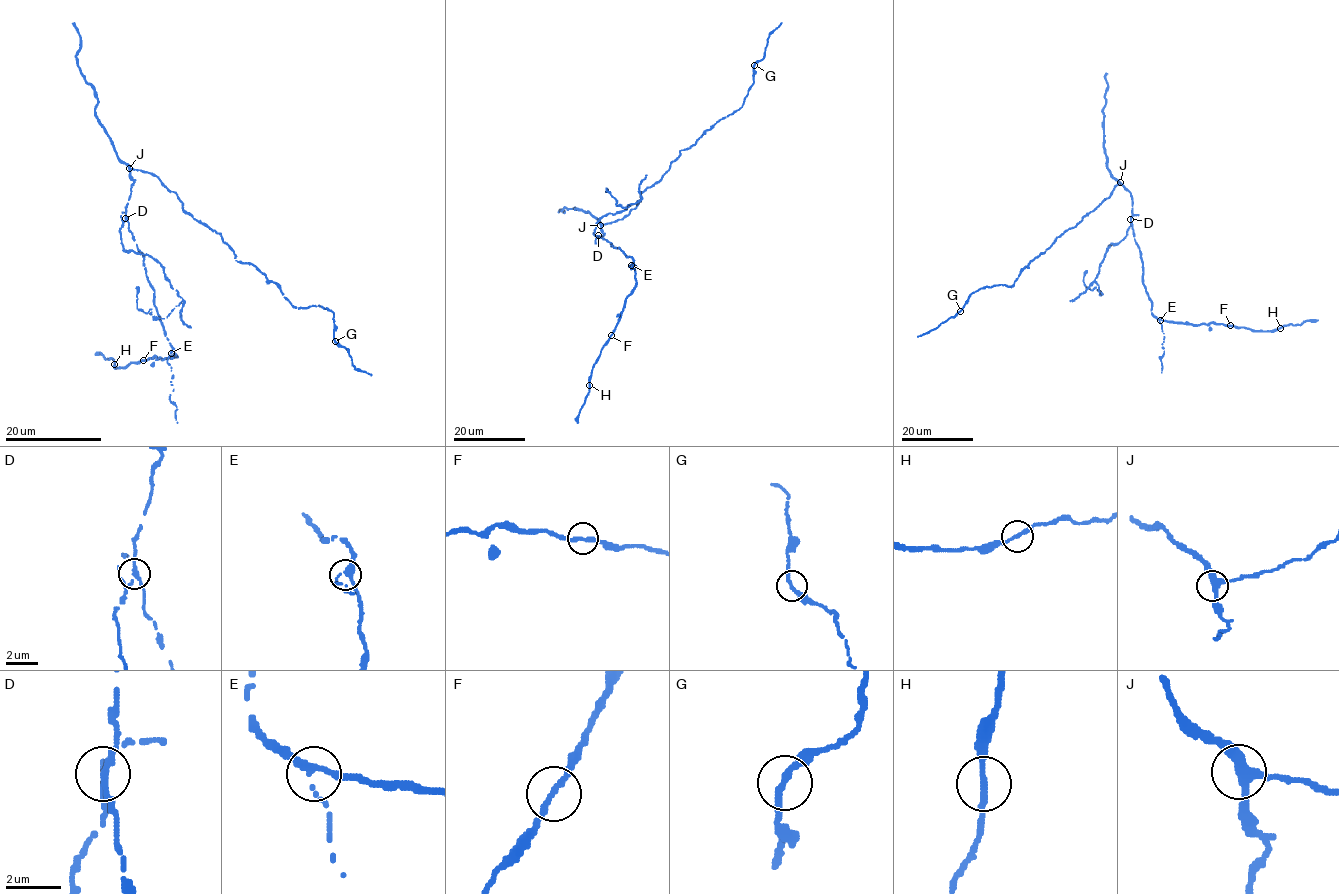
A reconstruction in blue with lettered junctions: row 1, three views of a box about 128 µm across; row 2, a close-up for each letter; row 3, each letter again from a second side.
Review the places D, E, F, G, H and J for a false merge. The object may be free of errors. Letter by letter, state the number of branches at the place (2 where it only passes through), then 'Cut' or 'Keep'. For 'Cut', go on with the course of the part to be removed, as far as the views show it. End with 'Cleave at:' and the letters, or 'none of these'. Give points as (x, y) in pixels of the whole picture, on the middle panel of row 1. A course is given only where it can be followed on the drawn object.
D: Branches: 3. Cut. Course of the part to remove: (597, 235), (594, 234), (596, 223), (604, 215), (619, 213), (640, 199), (622, 207), (606, 188), (605, 192)
E: Branches: 3. Keep
F: Branches: 2. Keep
G: Branches: 2. Keep
H: Branches: 2. Keep
J: Branches: 3. Keep
Cleave at: D

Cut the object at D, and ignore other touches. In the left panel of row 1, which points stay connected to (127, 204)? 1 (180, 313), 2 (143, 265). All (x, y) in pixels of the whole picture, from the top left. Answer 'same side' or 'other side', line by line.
1: other side
2: same side

